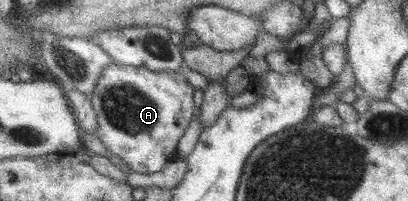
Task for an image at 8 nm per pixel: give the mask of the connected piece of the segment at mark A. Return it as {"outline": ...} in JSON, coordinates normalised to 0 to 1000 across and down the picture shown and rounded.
{"outline":[[[277,308],[255,348],[225,468],[228,532],[240,562],[245,612],[245,697],[267,736],[270,761],[304,796],[324,851],[377,866],[402,846],[414,806],[436,786],[436,706],[461,647],[475,577],[483,577],[475,448],[446,353],[377,353],[358,333],[289,323]]]}

